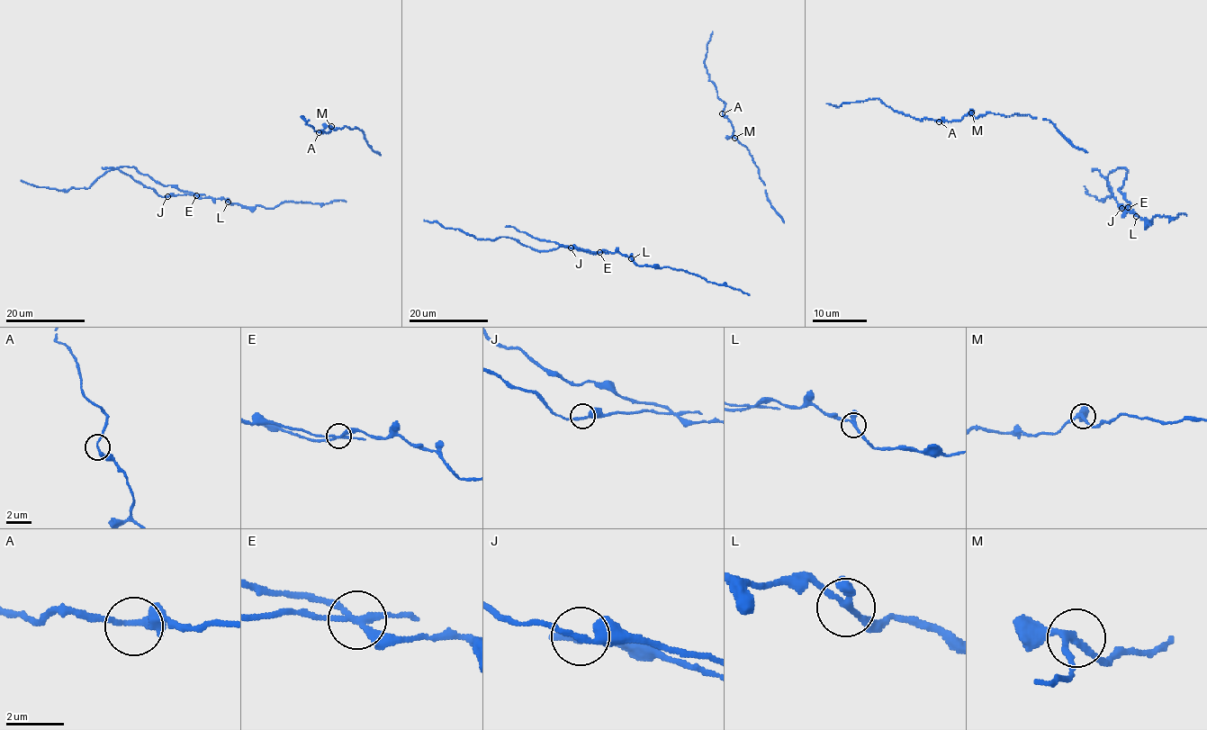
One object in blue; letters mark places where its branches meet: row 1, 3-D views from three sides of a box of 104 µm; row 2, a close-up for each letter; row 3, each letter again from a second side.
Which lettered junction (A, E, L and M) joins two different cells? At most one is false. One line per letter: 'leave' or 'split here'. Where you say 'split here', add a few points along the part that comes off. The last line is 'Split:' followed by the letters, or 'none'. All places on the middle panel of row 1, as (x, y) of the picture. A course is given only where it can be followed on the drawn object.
A: leave
E: split here; course (599, 252), (537, 239), (513, 227), (505, 227)
L: leave
M: leave
Split: E

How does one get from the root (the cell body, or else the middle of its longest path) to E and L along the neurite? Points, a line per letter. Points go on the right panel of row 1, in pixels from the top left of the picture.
E: (1170, 217), (1158, 214), (1148, 224), (1148, 220), (1148, 222), (1146, 219), (1125, 211), (1128, 206)
L: (1170, 217), (1158, 214), (1148, 224), (1148, 220), (1148, 222), (1146, 219), (1136, 216)

